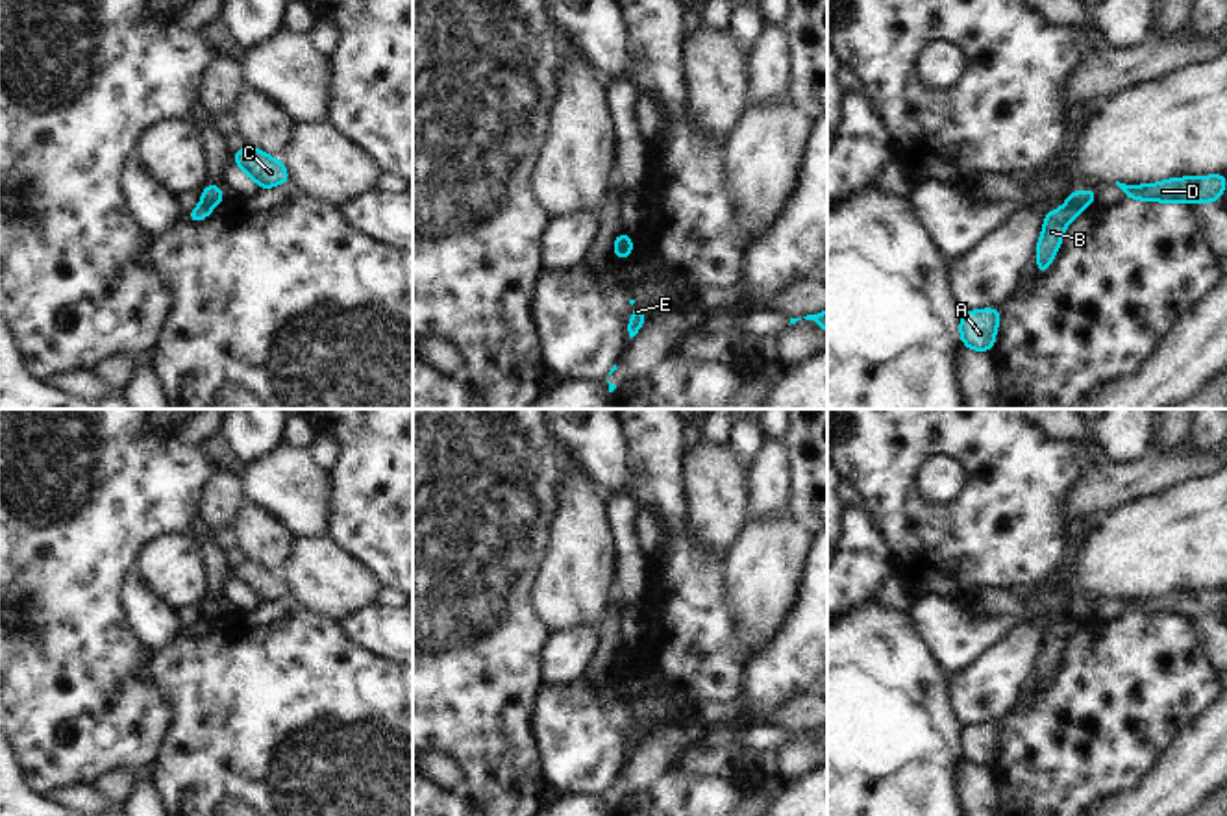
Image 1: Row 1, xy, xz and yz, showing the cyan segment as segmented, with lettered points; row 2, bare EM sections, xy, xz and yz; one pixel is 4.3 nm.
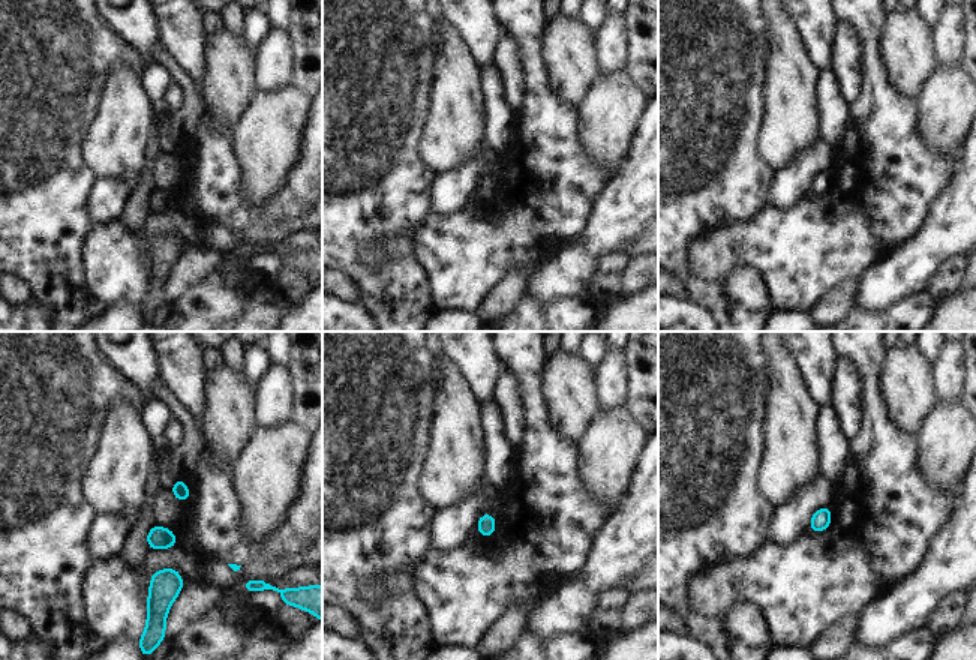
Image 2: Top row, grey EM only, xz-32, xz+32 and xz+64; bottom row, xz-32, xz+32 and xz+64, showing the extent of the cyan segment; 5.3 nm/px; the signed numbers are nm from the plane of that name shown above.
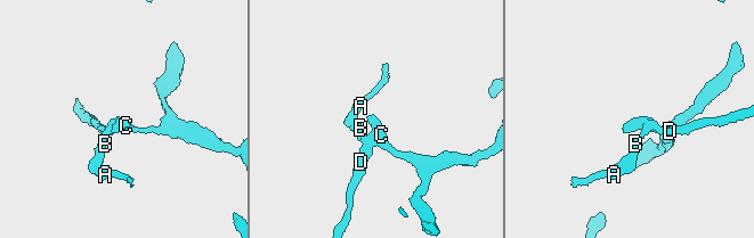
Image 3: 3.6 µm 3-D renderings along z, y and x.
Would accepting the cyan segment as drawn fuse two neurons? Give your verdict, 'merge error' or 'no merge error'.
merge error

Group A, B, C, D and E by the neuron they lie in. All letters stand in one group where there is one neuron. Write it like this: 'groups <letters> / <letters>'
groups A B / C D E

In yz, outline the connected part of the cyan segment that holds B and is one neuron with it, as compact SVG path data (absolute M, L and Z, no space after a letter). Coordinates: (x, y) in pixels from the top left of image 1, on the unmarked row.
M1066 618L1055 625L1049 625L1044 631L1044 646L1036 657L1036 675L1038 675L1036 686L1038 686L1038 690L1042 690L1049 683L1049 679L1062 657L1068 637L1072 633L1077 633L1079 625L1081 625L1079 622Z

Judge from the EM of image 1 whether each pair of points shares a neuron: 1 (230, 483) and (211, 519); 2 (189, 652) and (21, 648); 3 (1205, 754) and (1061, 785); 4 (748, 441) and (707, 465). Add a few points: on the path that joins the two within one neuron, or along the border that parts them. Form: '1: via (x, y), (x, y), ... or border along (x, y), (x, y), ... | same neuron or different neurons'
1: via (224, 493), (217, 509) | same neuron
2: border along (147, 654), (145, 678), (161, 694) | different neurons
3: border along (1181, 729), (1146, 778), (1137, 787), (1122, 792) | different neurons
4: border along (728, 445), (733, 457), (744, 469) | different neurons

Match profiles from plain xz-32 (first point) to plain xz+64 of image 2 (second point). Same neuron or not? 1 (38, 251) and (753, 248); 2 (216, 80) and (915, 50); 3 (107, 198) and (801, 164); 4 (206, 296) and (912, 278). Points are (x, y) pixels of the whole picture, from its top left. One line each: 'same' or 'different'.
1: different
2: same
3: same
4: different

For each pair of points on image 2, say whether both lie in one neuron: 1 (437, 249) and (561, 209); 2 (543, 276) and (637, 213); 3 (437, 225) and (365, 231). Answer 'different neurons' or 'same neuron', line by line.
1: same neuron
2: same neuron
3: different neurons

